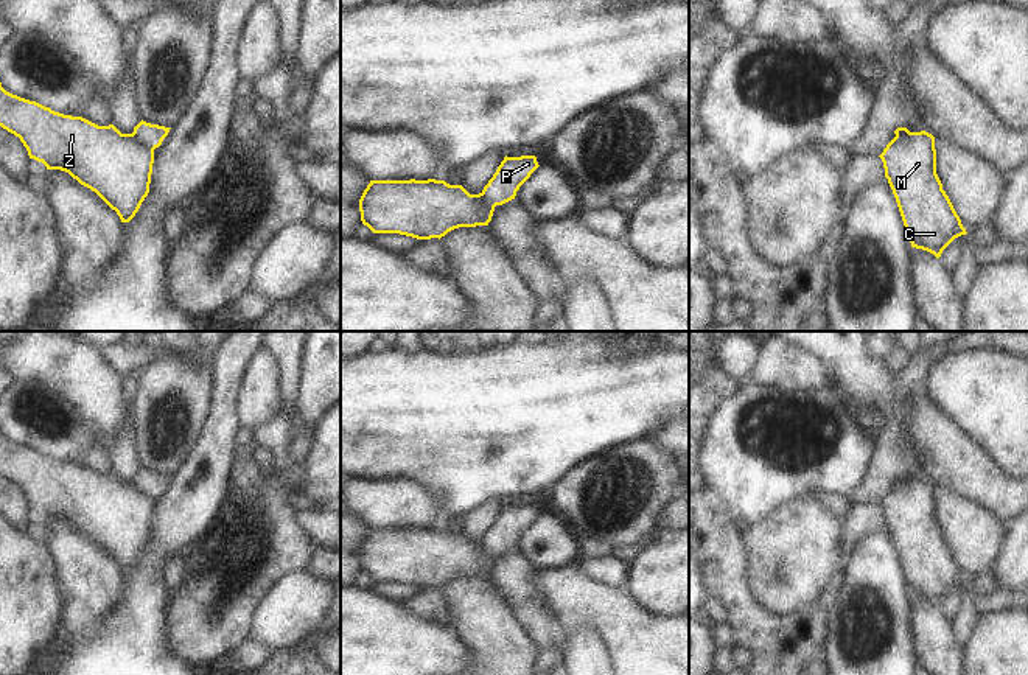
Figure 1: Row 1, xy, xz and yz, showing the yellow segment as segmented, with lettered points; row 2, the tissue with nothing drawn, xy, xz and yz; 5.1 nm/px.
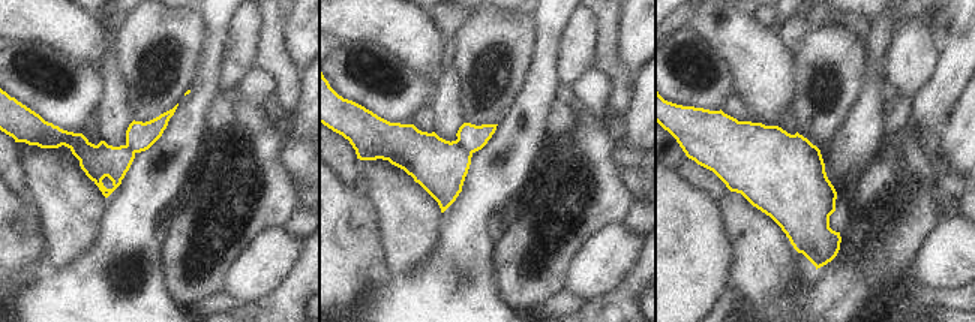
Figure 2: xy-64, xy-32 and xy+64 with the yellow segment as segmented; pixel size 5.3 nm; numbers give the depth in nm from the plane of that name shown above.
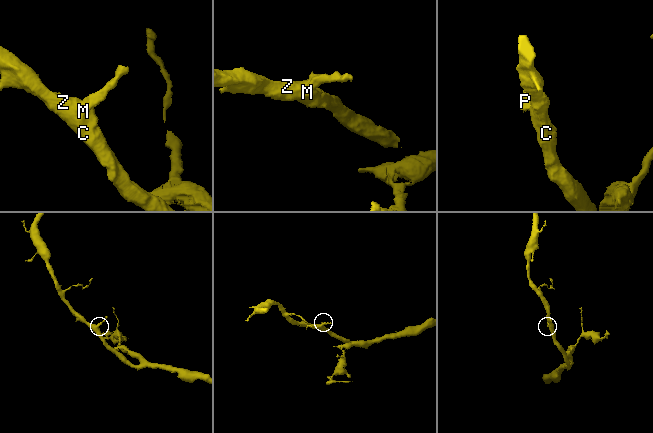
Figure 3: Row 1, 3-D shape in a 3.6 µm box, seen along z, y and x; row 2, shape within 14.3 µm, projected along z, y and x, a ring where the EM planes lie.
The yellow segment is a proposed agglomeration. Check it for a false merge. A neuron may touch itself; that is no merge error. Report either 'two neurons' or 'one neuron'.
two neurons

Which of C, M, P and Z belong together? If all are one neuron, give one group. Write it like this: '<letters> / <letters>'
C M Z / P

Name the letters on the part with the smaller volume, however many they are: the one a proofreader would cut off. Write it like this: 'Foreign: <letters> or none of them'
Foreign: P

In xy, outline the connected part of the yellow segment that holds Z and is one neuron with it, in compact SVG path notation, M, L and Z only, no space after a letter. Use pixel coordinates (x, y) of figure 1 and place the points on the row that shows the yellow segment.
M0 82L0 126L20 138L30 159L42 162L47 170L61 170L68 173L81 185L95 191L112 210L117 212L121 222L129 222L138 212L142 202L149 193L154 149L138 135L121 134L114 124L98 126L82 117L64 115L51 110L36 101L30 101L6 92Z

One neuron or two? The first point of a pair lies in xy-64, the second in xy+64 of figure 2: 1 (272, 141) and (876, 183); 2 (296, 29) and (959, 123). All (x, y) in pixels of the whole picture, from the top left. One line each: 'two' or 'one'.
1: two
2: two

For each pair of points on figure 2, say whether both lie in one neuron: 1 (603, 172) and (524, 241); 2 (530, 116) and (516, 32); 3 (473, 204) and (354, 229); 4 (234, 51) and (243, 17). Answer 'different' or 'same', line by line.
1: same
2: different
3: different
4: same

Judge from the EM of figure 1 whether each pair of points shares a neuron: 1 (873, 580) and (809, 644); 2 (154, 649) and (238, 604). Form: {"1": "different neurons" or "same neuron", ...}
{"1": "different neurons", "2": "different neurons"}

